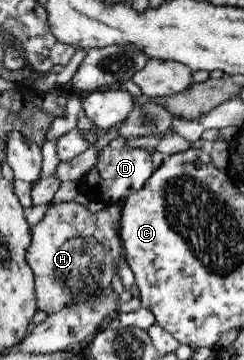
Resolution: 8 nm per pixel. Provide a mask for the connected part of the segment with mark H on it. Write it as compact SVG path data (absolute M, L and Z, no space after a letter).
M53 203L43 219L31 227L31 243L25 260L35 274L37 311L47 311L47 315L57 313L73 303L85 303L111 286L121 263L121 241L114 228L119 217L120 204L92 213L85 204Z

